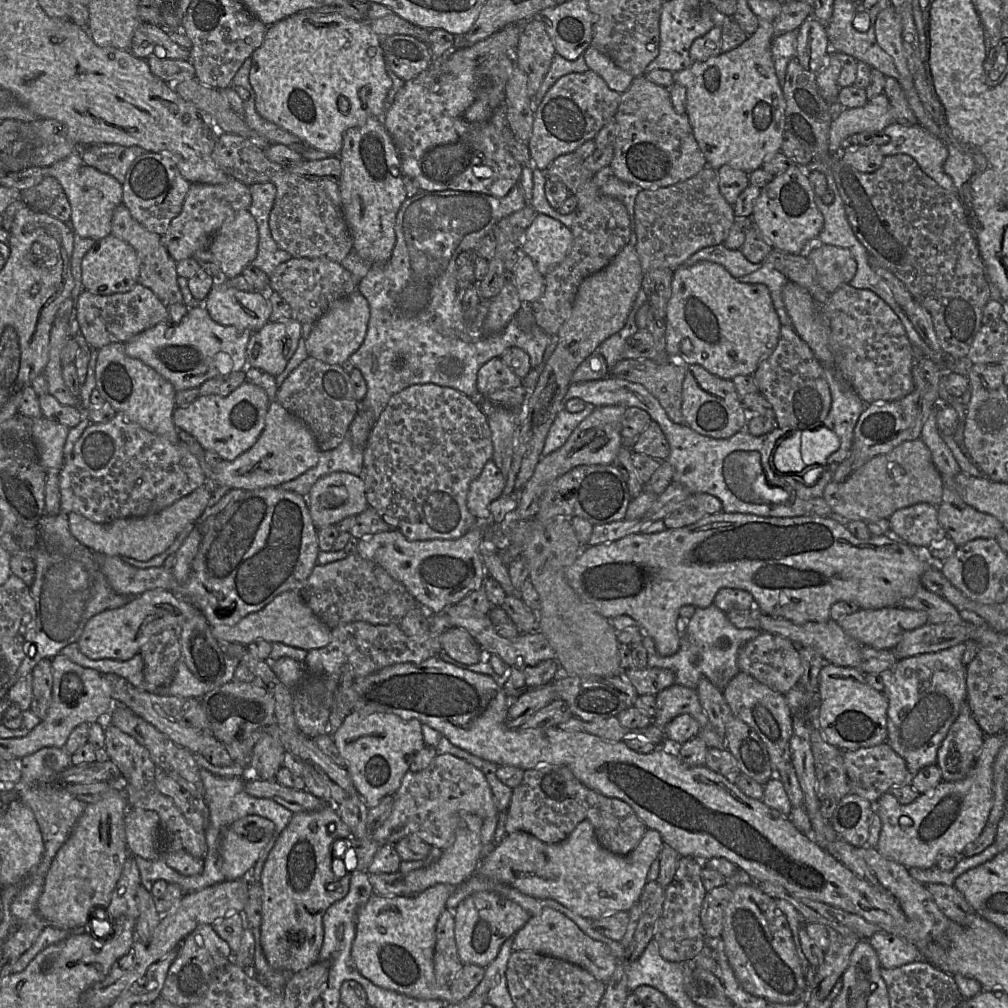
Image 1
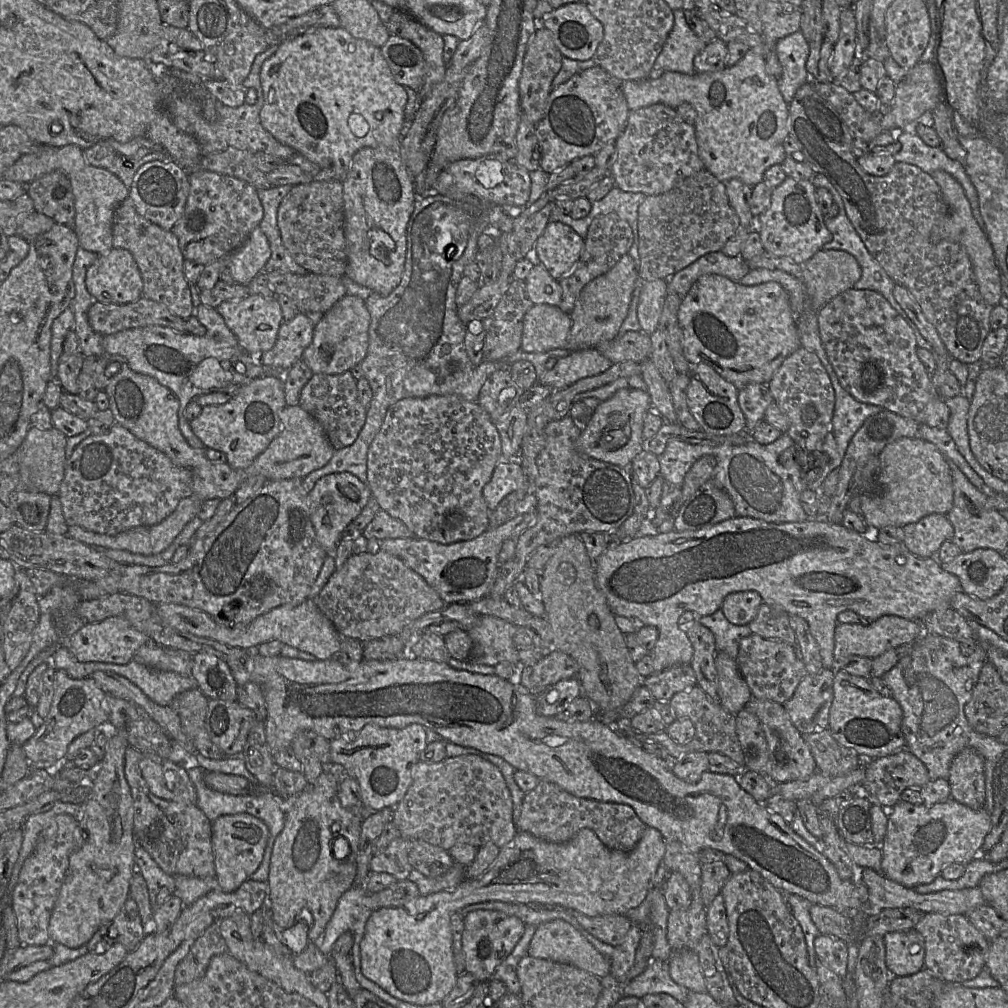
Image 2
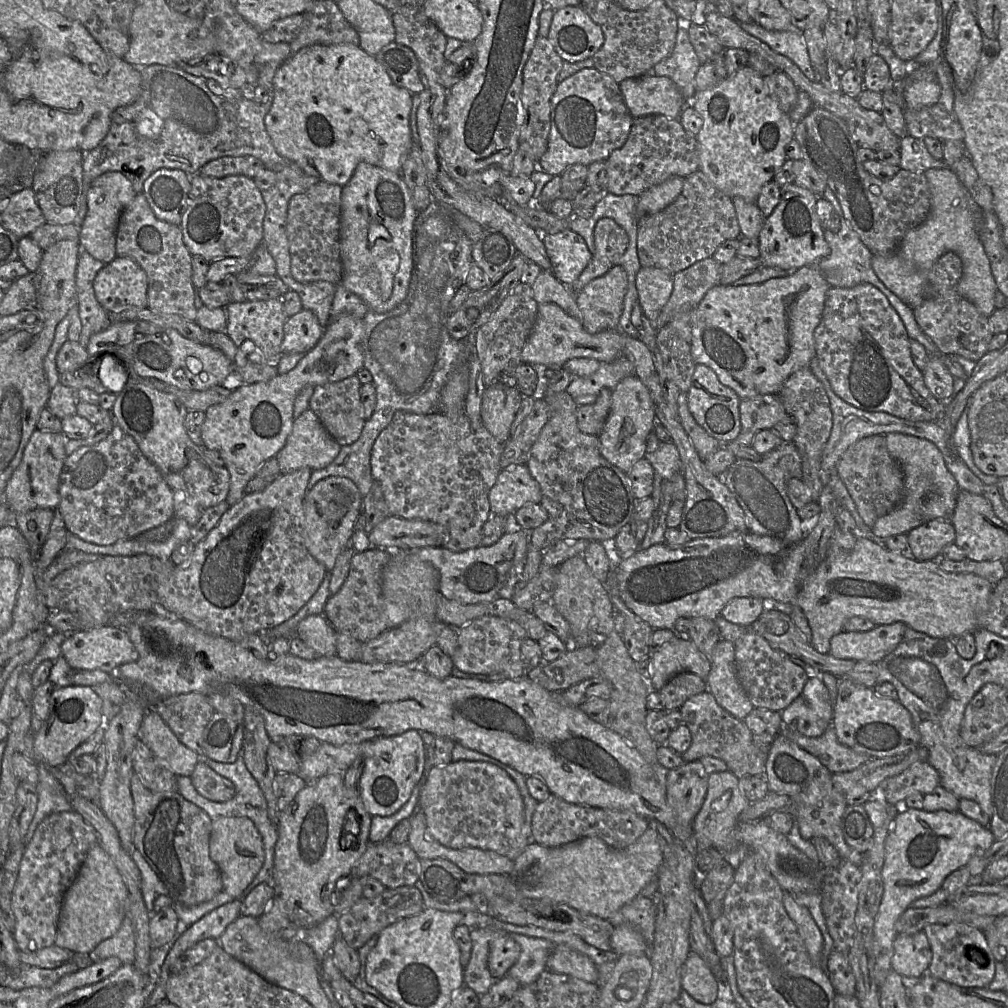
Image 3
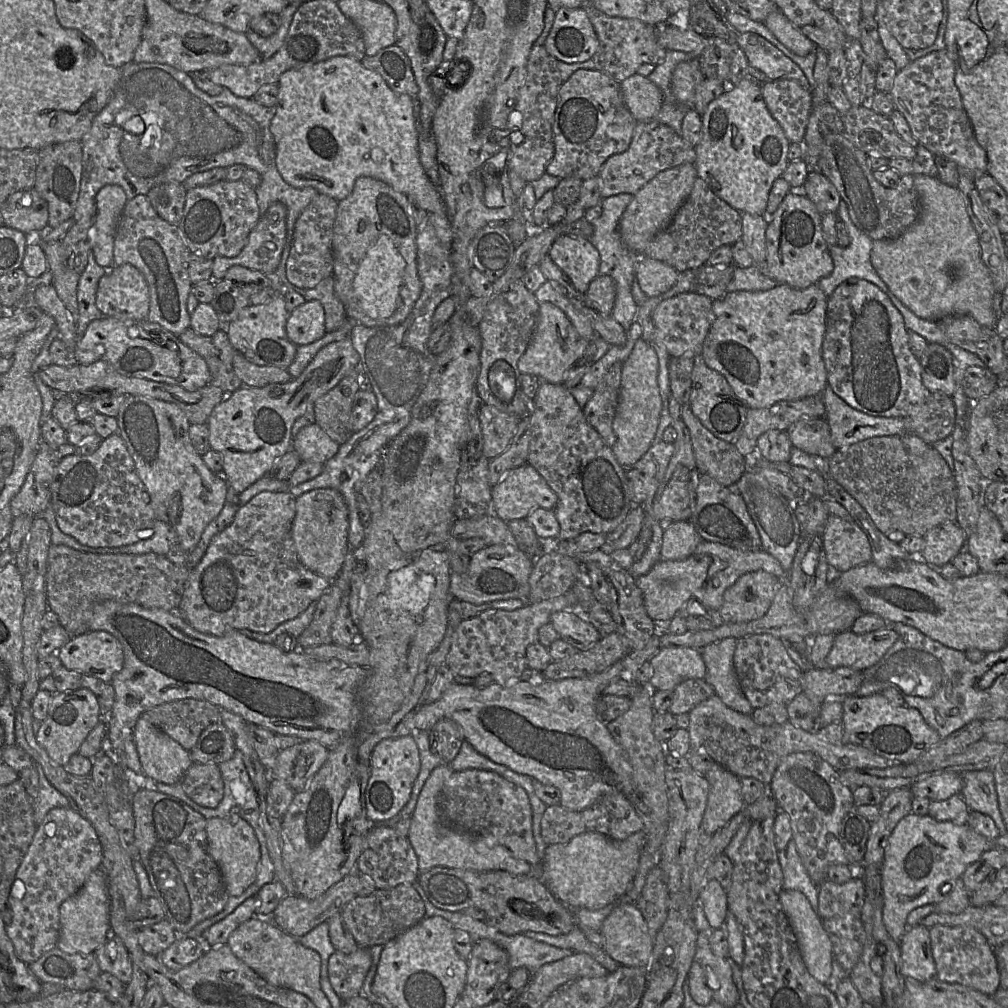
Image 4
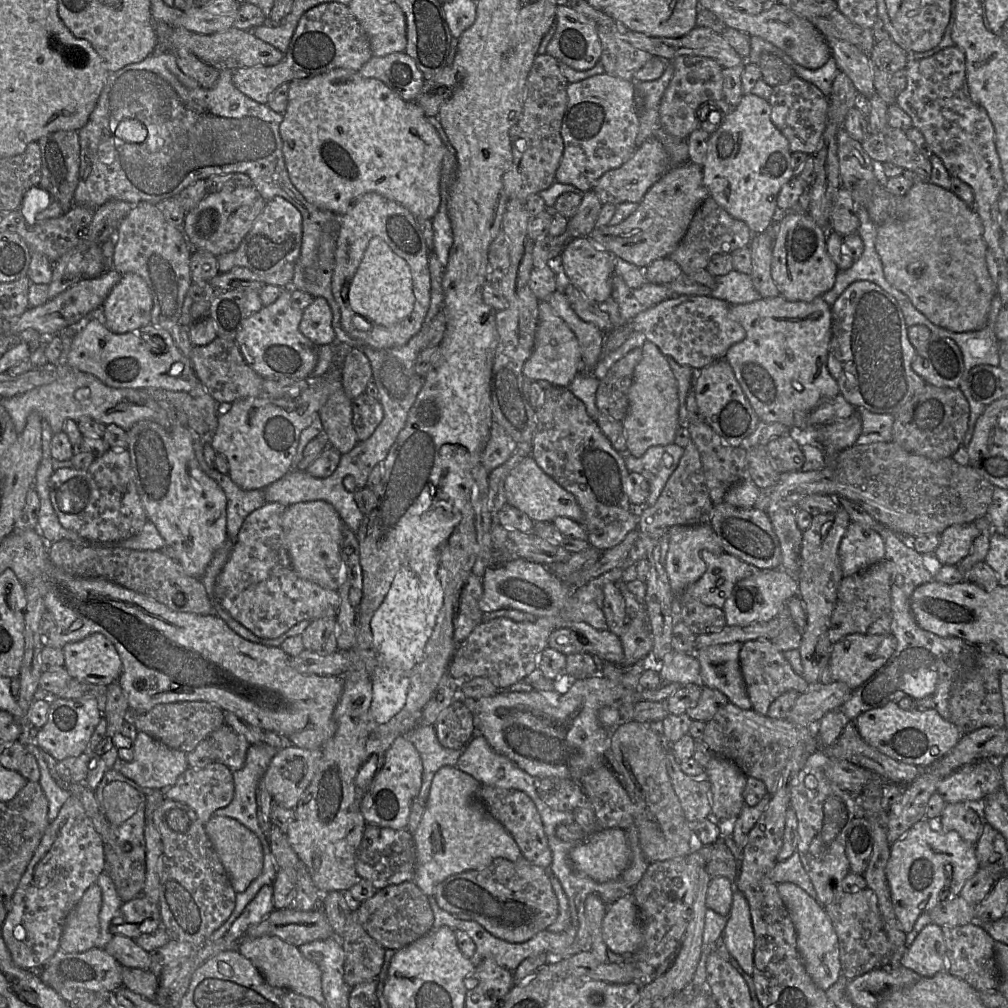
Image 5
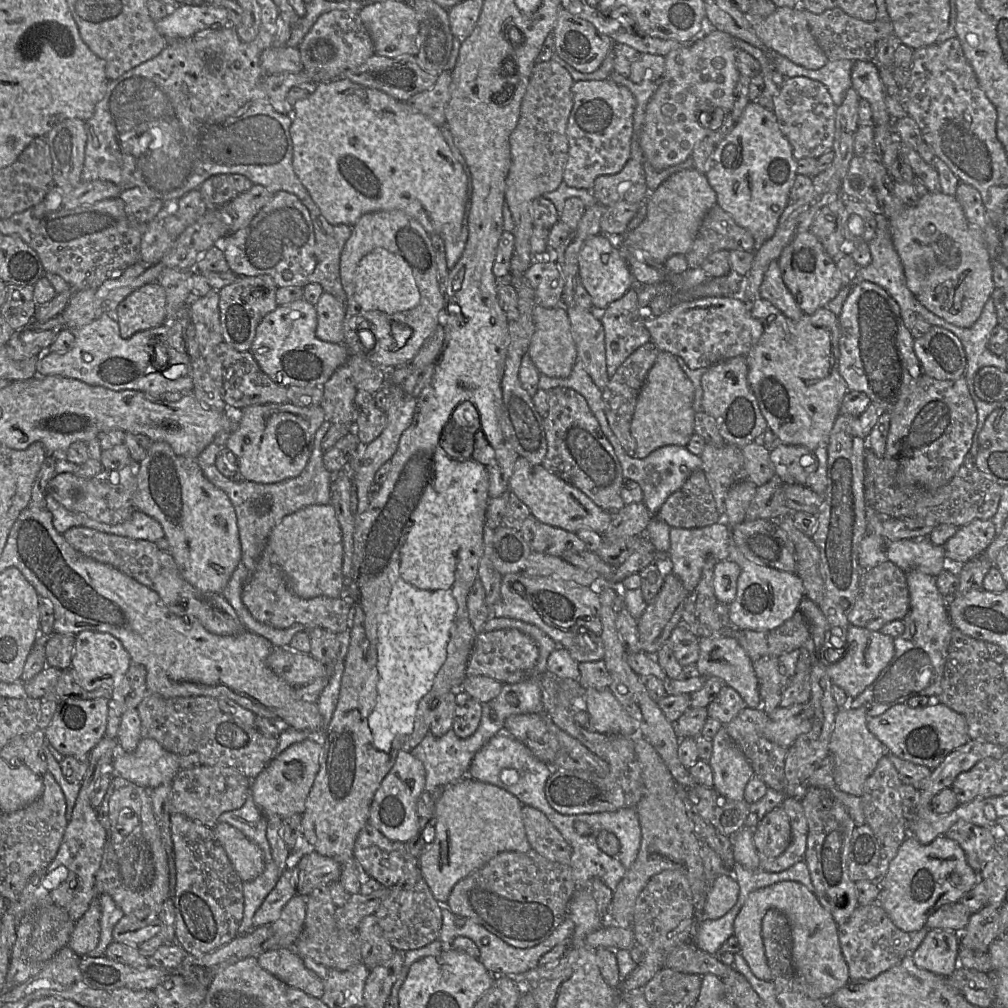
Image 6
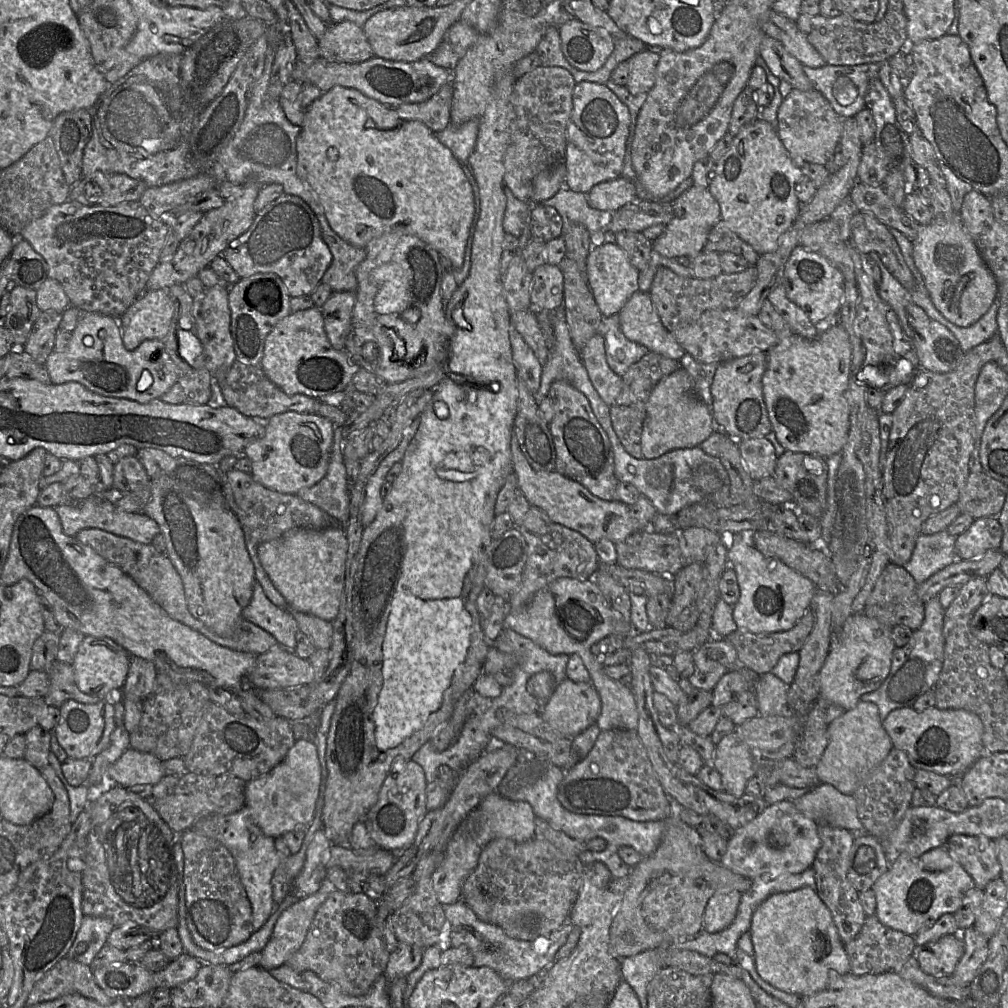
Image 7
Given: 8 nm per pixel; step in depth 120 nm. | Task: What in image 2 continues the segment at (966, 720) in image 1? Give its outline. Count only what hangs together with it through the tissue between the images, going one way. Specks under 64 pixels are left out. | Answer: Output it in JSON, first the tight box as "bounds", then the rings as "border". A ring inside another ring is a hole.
{"bounds":[947,748,985,810],"border":[[[966,748],[956,755],[947,780],[951,798],[974,810],[985,809],[984,760],[975,750]]]}

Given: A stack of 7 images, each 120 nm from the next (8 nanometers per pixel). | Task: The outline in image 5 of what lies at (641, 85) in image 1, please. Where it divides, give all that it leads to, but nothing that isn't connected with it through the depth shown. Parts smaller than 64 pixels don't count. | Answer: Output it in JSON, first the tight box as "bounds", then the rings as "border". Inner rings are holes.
{"bounds":[593,138,670,204],"border":[[[649,138],[636,148],[632,157],[622,166],[604,173],[595,182],[593,190],[602,204],[640,203],[652,185],[670,169],[670,157],[662,143],[656,138]]]}

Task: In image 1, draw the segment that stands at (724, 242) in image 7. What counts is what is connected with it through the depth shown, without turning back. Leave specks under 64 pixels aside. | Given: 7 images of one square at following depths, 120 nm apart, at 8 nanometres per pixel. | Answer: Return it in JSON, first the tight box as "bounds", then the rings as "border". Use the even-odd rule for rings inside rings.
{"bounds":[635,167,735,274],"border":[[[704,167],[695,176],[671,186],[642,189],[635,198],[636,245],[643,274],[682,266],[697,251],[723,244],[735,222],[733,206],[719,191],[717,171]]]}

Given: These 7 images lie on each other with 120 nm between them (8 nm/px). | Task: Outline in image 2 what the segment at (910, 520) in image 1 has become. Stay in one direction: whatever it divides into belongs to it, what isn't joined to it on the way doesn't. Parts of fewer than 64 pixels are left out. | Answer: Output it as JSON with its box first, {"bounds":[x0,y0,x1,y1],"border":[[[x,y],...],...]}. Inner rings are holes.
{"bounds":[902,514,954,558],"border":[[[930,514],[902,527],[904,546],[921,558],[936,557],[941,545],[954,536],[954,528],[945,514]]]}

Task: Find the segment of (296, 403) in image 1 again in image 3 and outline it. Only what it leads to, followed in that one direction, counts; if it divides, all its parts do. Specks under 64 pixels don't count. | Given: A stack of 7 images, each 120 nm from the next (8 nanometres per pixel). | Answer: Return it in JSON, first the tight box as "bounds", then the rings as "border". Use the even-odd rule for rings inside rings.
{"bounds":[309,375,365,446],"border":[[[352,375],[341,381],[314,387],[313,394],[310,398],[309,408],[317,416],[329,435],[340,446],[354,443],[361,435],[365,425],[359,394],[361,385],[357,376]]]}

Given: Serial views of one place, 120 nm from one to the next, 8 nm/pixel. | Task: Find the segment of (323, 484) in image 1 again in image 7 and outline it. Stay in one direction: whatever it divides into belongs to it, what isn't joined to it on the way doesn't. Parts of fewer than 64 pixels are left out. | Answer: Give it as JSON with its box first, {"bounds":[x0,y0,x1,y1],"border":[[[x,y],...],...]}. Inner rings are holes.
{"bounds":[258,526,347,622],"border":[[[340,526],[315,530],[293,528],[258,546],[259,560],[291,611],[332,622],[339,611],[344,588],[347,539]]]}

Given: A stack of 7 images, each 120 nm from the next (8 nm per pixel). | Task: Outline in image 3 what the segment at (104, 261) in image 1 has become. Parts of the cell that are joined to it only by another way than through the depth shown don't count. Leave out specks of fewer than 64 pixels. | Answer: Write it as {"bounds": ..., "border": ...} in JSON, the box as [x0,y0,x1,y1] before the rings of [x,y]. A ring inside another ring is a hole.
{"bounds":[93,256,148,313],"border":[[[117,256],[105,264],[93,288],[97,301],[108,313],[148,307],[146,273],[129,257]]]}

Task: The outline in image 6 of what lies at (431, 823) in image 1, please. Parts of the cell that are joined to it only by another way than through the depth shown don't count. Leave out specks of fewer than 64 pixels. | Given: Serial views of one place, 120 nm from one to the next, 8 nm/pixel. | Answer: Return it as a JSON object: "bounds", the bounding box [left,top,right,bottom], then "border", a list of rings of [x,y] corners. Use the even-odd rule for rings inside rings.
{"bounds":[522,805,571,863],"border":[[[523,805],[522,819],[531,849],[550,861],[569,863],[571,846],[541,811]]]}

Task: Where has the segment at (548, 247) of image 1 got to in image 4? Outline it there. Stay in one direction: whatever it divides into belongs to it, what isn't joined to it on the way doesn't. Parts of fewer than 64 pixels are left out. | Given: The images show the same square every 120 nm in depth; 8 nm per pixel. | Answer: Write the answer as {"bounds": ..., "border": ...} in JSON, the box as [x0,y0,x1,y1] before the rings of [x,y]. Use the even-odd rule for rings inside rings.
{"bounds":[548,235,599,294],"border":[[[561,235],[552,244],[548,255],[582,294],[599,275],[599,252],[586,238]]]}

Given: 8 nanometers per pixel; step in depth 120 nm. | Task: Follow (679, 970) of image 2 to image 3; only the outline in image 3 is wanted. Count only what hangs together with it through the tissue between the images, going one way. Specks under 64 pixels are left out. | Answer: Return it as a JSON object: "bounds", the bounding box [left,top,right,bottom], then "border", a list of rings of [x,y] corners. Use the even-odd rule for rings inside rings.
{"bounds":[681,951,719,1004],"border":[[[693,951],[689,952],[682,966],[681,988],[703,1004],[712,1003],[719,997],[719,980],[706,962]]]}

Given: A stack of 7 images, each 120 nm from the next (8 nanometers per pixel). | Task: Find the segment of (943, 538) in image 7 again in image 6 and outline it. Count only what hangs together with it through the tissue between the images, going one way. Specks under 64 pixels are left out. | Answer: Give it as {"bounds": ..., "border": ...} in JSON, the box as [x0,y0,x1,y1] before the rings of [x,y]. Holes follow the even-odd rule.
{"bounds":[886,537,945,577],"border":[[[928,537],[901,539],[886,544],[886,558],[896,564],[905,573],[917,570],[937,577],[945,569],[945,548],[933,544]]]}

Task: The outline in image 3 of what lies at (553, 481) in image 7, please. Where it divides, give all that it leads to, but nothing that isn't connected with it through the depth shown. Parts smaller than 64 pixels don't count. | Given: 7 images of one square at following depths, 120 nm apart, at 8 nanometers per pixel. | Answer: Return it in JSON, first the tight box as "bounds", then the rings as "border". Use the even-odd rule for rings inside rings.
{"bounds":[489,465,542,517],"border":[[[527,465],[509,466],[499,472],[489,491],[491,515],[509,517],[525,505],[540,504],[542,492]]]}

